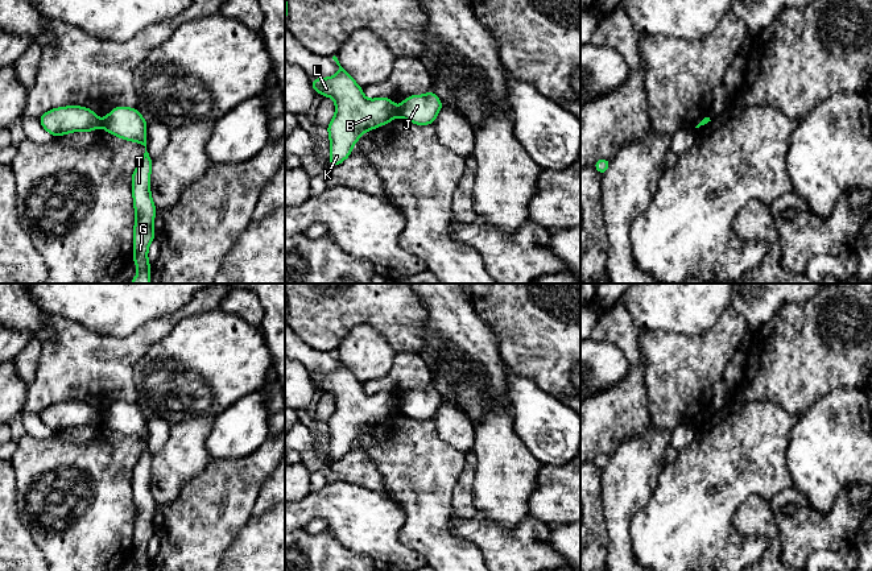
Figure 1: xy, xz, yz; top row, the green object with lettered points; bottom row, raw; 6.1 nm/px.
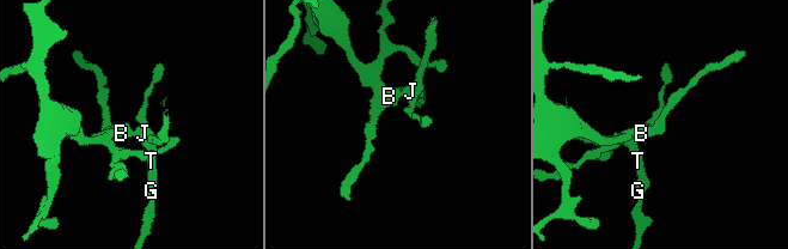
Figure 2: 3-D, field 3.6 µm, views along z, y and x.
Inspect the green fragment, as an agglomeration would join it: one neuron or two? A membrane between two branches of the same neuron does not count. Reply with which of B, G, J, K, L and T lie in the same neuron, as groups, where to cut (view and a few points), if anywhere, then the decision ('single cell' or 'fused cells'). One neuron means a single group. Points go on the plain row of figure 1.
groups B K L / G J T; cut xz (396, 404), (397, 410); fused cells

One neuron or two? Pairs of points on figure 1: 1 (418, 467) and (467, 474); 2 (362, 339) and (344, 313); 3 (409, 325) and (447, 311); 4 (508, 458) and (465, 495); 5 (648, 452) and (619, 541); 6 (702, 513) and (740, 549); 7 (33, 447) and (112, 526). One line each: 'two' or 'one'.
1: two
2: two
3: two
4: two
5: one
6: one
7: one

